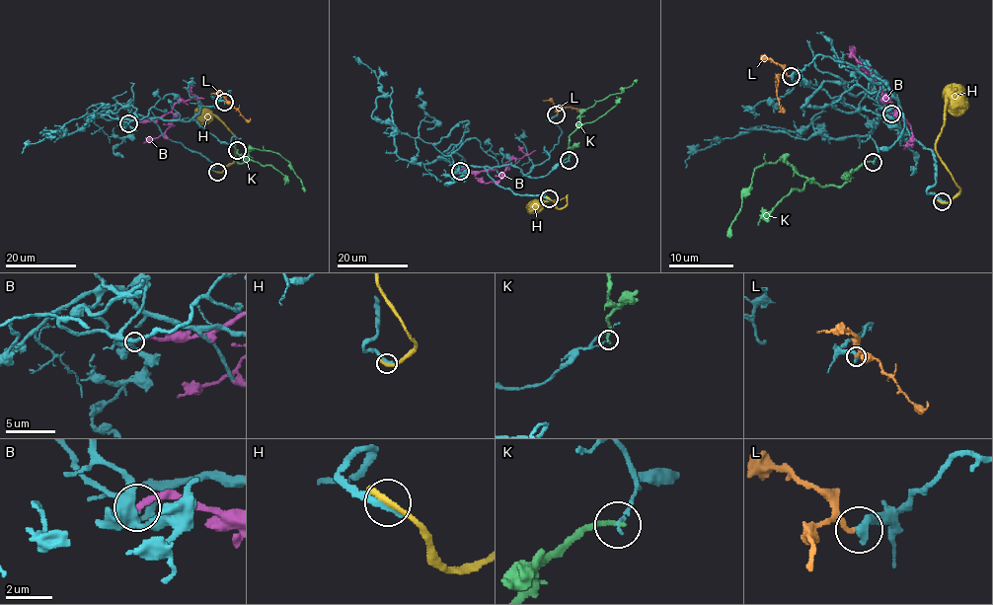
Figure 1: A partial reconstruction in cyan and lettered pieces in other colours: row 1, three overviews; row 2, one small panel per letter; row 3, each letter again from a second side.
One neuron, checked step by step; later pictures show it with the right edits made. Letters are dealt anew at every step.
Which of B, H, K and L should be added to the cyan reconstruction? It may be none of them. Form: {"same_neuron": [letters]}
{"same_neuron": []}

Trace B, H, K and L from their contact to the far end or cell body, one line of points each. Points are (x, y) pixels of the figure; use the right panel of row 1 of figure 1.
B: (890, 113), (889, 111), (892, 109), (882, 95), (911, 130), (913, 141), (903, 149)
H: (942, 202), (952, 200), (959, 192), (936, 149), (937, 136), (944, 125), (946, 101), (959, 90)
K: (873, 162), (864, 162), (841, 187), (820, 187), (785, 162), (764, 164), (754, 170), (728, 238)
L: (791, 75), (782, 74), (777, 79), (782, 105)

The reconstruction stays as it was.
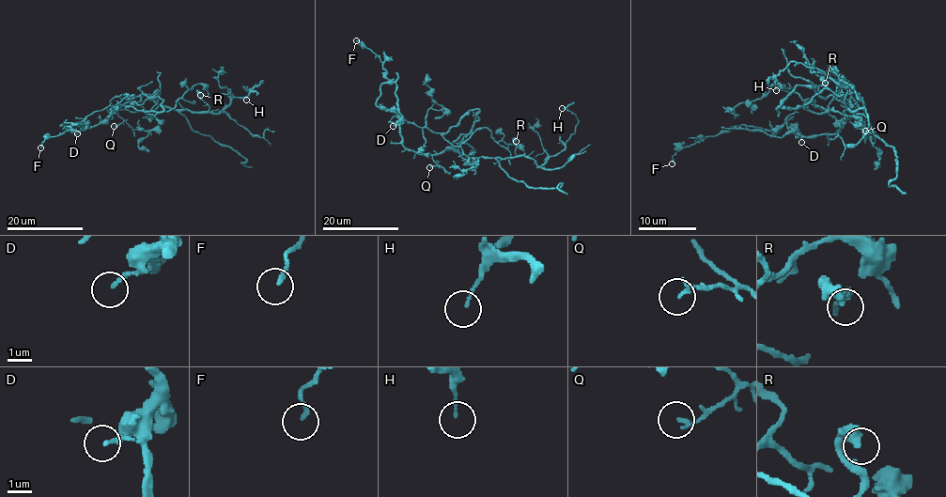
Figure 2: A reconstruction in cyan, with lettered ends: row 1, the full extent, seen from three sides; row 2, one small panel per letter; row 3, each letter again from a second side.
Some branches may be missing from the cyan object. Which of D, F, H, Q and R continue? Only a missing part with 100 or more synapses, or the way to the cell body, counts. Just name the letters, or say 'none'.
none

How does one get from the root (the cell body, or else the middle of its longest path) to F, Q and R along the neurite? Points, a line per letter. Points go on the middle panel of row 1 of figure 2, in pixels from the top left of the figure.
F: (453, 151), (421, 154), (403, 146), (396, 84), (386, 76), (380, 59), (356, 40)
Q: (453, 151), (434, 154), (432, 159), (439, 165), (429, 167)
R: (453, 151), (472, 158), (519, 157), (524, 154), (516, 155), (513, 142), (516, 141)

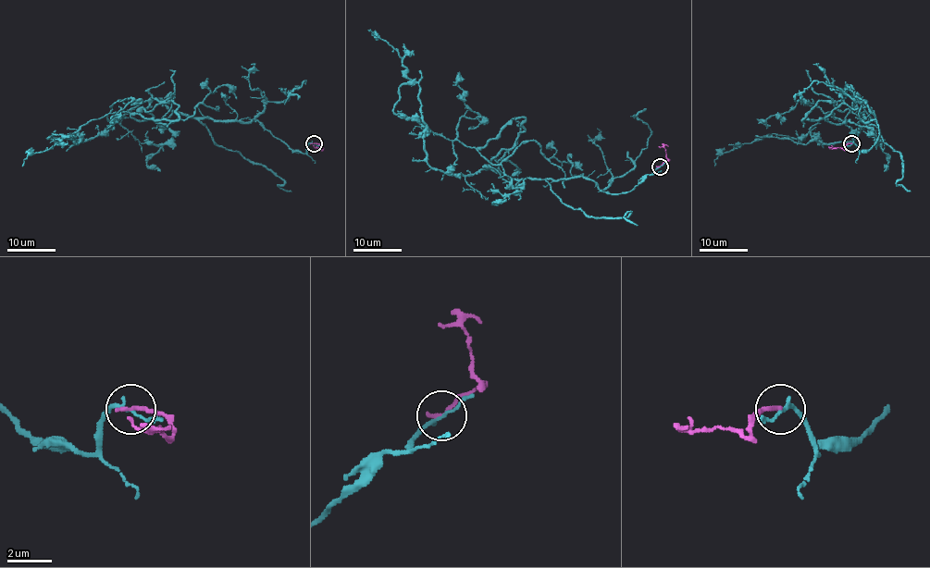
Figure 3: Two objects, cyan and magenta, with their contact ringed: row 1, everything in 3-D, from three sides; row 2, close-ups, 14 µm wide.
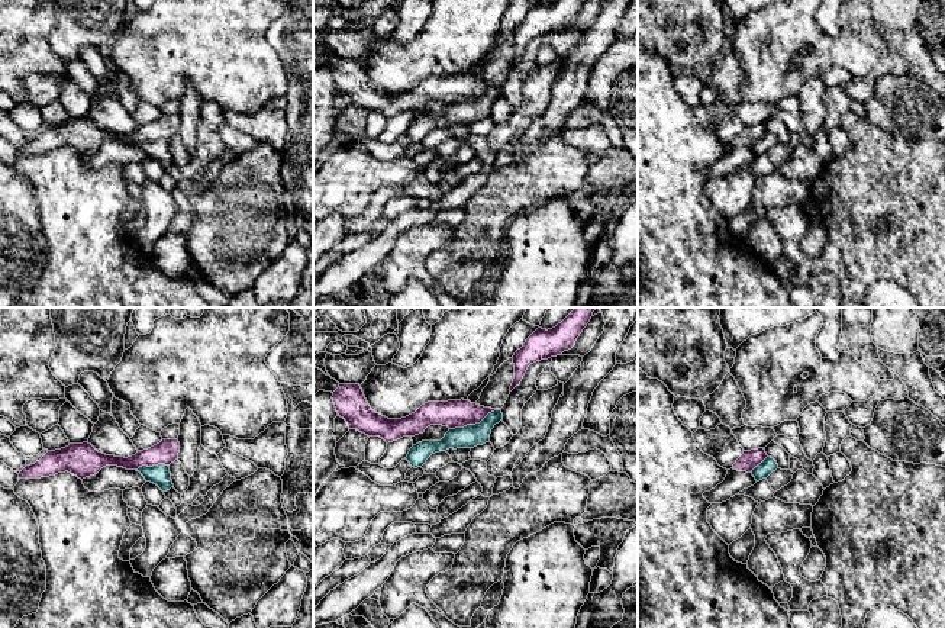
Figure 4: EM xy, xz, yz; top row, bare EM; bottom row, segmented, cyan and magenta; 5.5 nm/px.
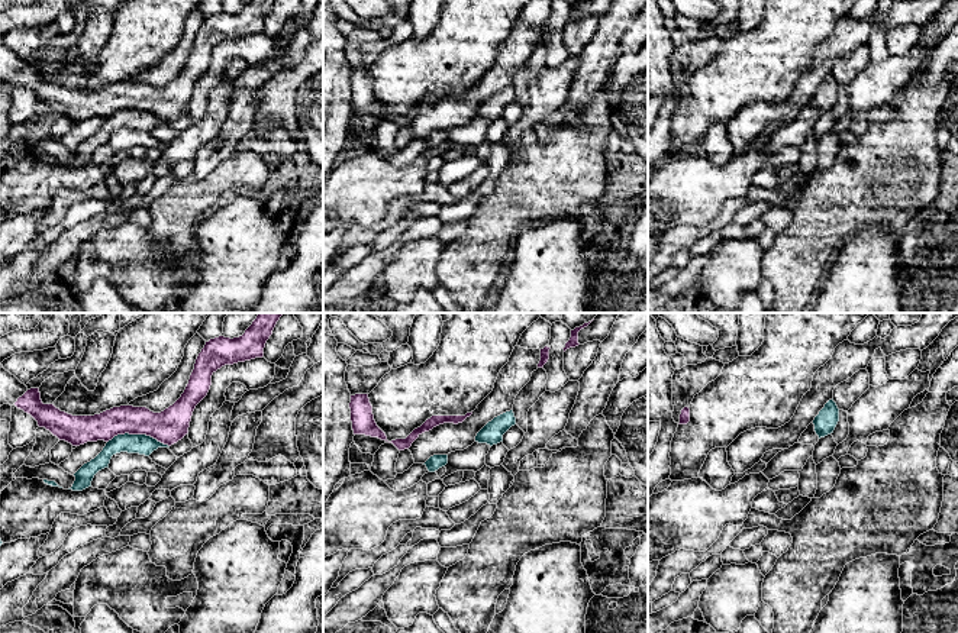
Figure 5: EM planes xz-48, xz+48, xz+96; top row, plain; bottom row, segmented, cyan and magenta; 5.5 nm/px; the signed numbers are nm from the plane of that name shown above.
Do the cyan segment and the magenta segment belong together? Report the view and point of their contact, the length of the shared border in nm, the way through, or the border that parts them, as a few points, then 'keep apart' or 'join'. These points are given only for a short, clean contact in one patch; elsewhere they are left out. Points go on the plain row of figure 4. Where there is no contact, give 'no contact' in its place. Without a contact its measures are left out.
contact xz (476, 99); length 300 nm; border xz (500, 84), (489, 87), (479, 97), (450, 105); keep apart

